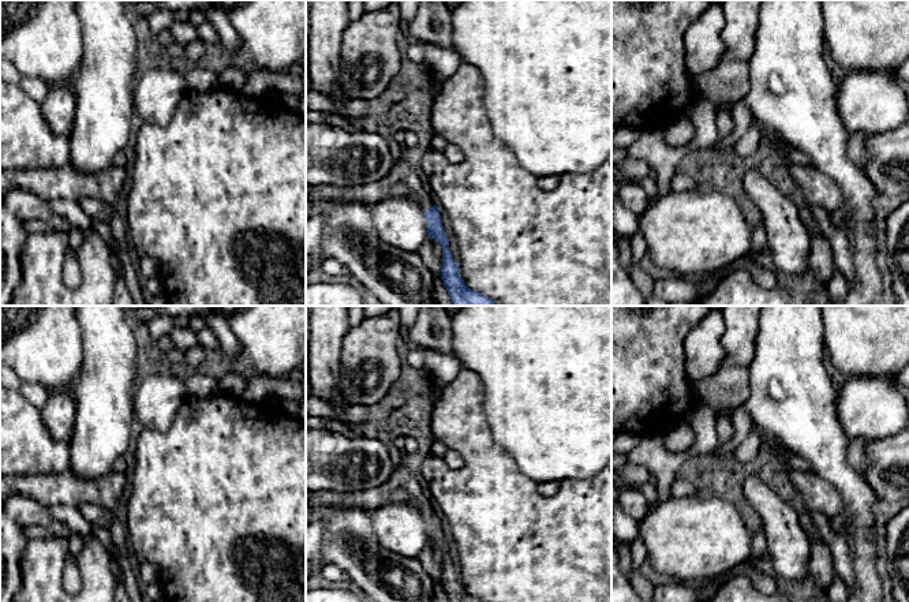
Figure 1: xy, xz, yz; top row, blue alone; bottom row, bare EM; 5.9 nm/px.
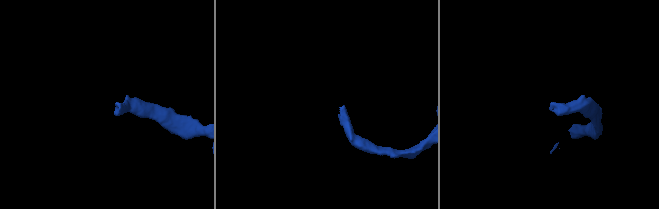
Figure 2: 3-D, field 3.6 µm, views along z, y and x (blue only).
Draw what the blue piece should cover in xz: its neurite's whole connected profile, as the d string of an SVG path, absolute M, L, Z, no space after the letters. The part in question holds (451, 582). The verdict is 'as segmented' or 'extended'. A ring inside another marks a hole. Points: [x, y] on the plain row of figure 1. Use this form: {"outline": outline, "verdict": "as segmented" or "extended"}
{"outline": "M403 464L397 465L389 482L378 487L355 493L334 490L314 491L314 497L311 498L311 504L314 505L351 506L370 512L390 502L408 504L423 516L427 542L438 546L442 551L441 584L448 599L450 602L485 602L465 591L459 569L450 558L449 543L439 523L439 513L430 496L422 489L418 478L411 475Z", "verdict": "extended"}

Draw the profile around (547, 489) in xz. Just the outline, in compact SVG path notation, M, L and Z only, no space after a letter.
M540 482L536 483L536 490L543 497L553 497L560 489L560 482Z

